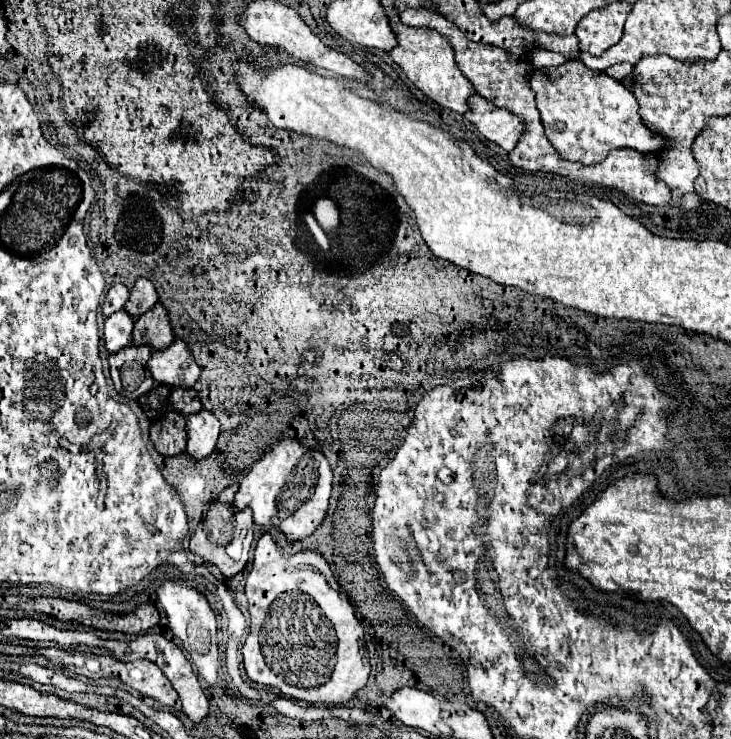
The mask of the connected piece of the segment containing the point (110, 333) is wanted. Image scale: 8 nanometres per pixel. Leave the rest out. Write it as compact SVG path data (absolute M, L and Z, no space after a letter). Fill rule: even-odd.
M125 309L105 319L105 347L109 353L115 353L131 343L133 323L135 317L131 317Z

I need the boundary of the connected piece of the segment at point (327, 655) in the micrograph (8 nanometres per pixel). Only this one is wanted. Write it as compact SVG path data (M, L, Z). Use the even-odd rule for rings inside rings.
M265 533L255 549L253 569L247 575L245 595L249 599L251 631L243 645L243 663L251 681L277 687L283 695L307 701L311 705L337 705L349 701L365 687L371 665L363 639L363 627L355 617L355 607L347 593L343 597L329 585L333 571L321 553L303 549L295 555L283 555L271 533Z

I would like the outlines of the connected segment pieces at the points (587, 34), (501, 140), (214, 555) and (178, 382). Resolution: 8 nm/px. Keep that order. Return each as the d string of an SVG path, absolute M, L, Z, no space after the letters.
M617 1L583 17L577 27L579 49L591 55L601 55L615 45L623 37L623 25L629 11L631 5L627 1Z
M469 97L469 111L465 117L479 129L483 137L501 145L505 151L515 149L515 141L519 141L519 133L523 133L523 121L515 117L515 113L507 113L507 109L499 109L491 105L491 101L483 101L483 97Z
M199 527L195 531L195 535L191 537L191 545L189 547L191 547L191 551L203 555L205 561L217 565L225 577L233 577L245 567L247 559L235 561L235 559L231 559L227 555L225 547L231 543L231 537L233 535L209 535L207 529Z
M175 339L167 349L153 351L147 367L155 381L173 387L193 387L201 375L201 367L183 339Z

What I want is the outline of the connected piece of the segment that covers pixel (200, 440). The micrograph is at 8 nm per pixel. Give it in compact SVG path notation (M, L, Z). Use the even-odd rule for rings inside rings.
M207 409L193 413L191 417L187 417L187 435L187 453L195 459L207 457L215 449L219 437L217 417Z

